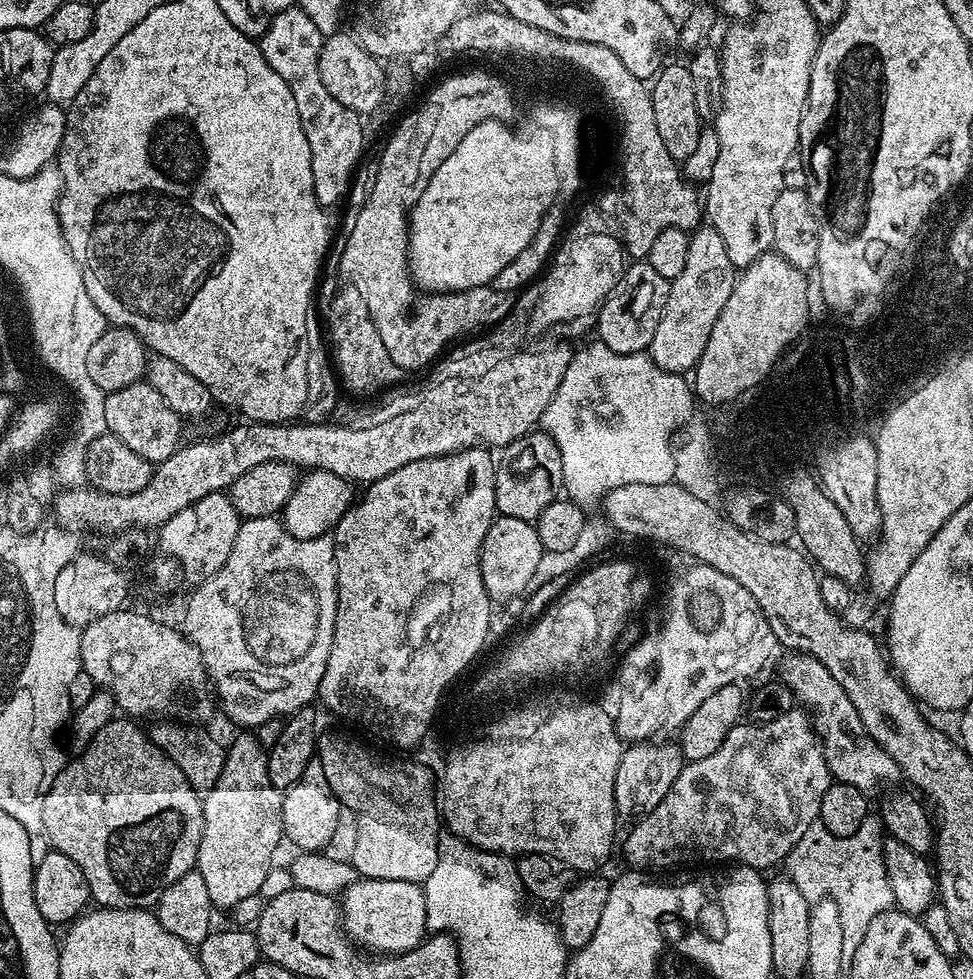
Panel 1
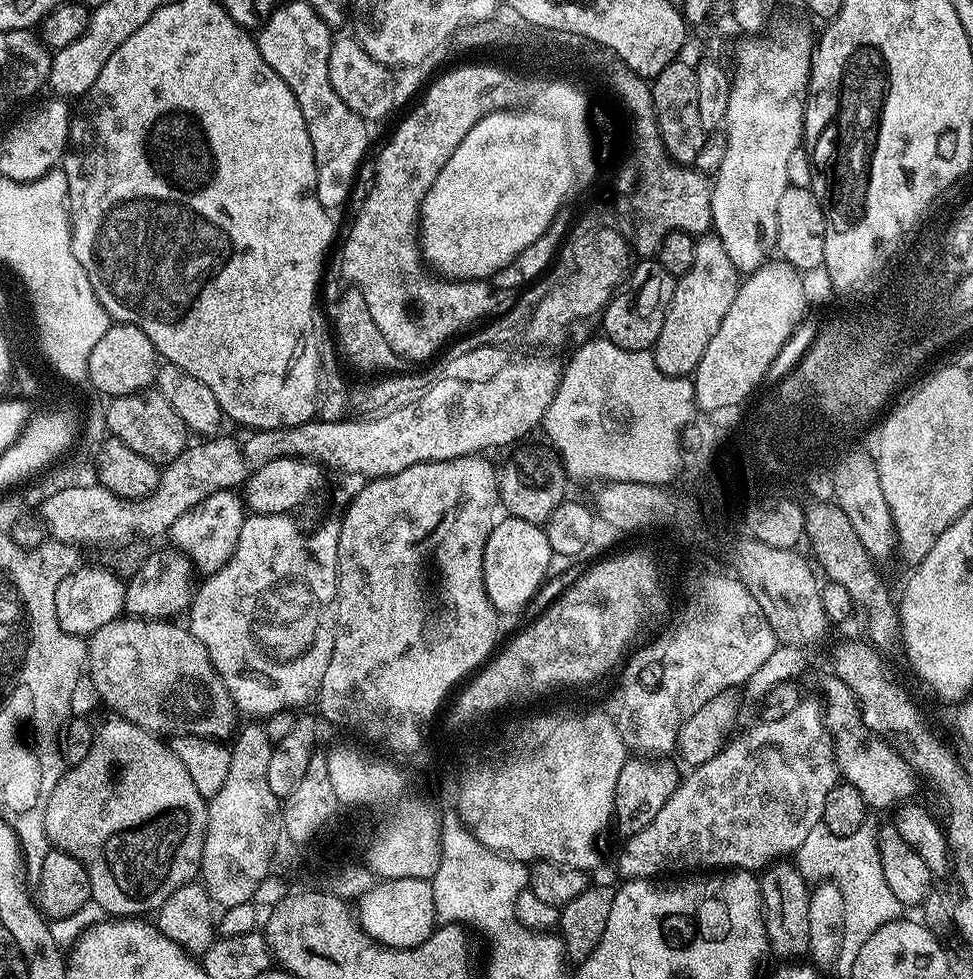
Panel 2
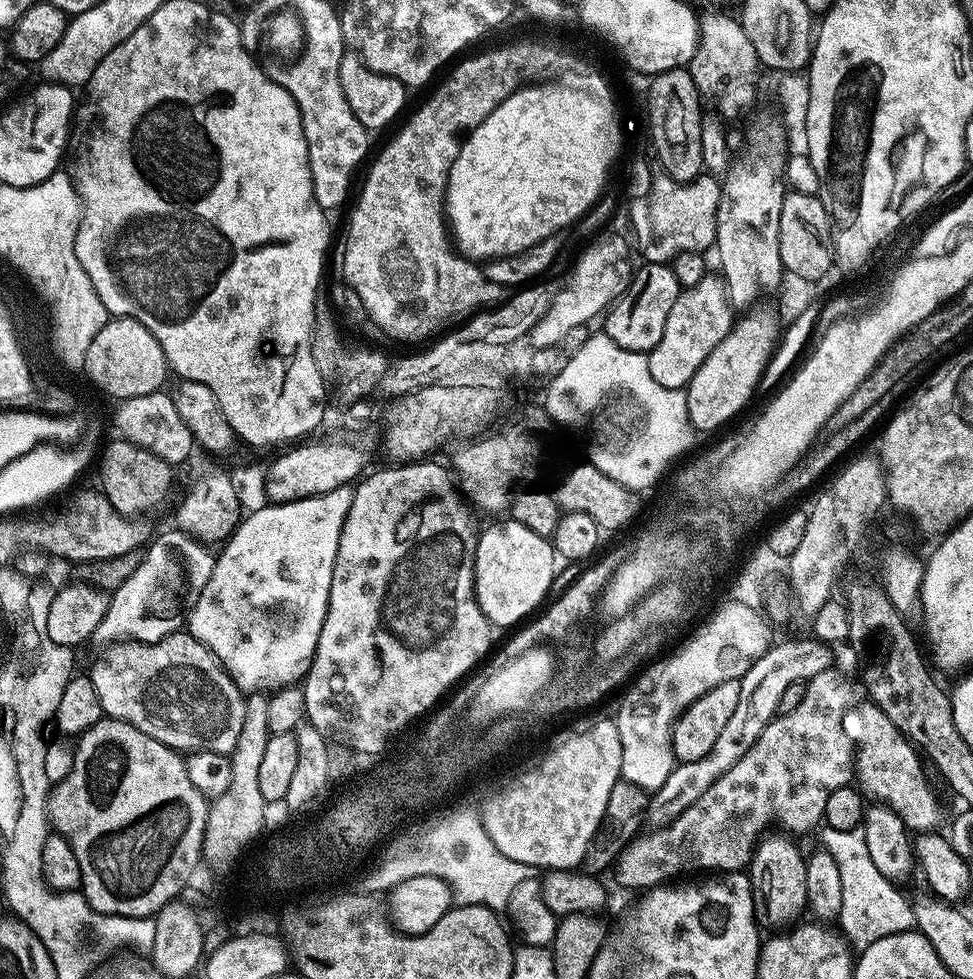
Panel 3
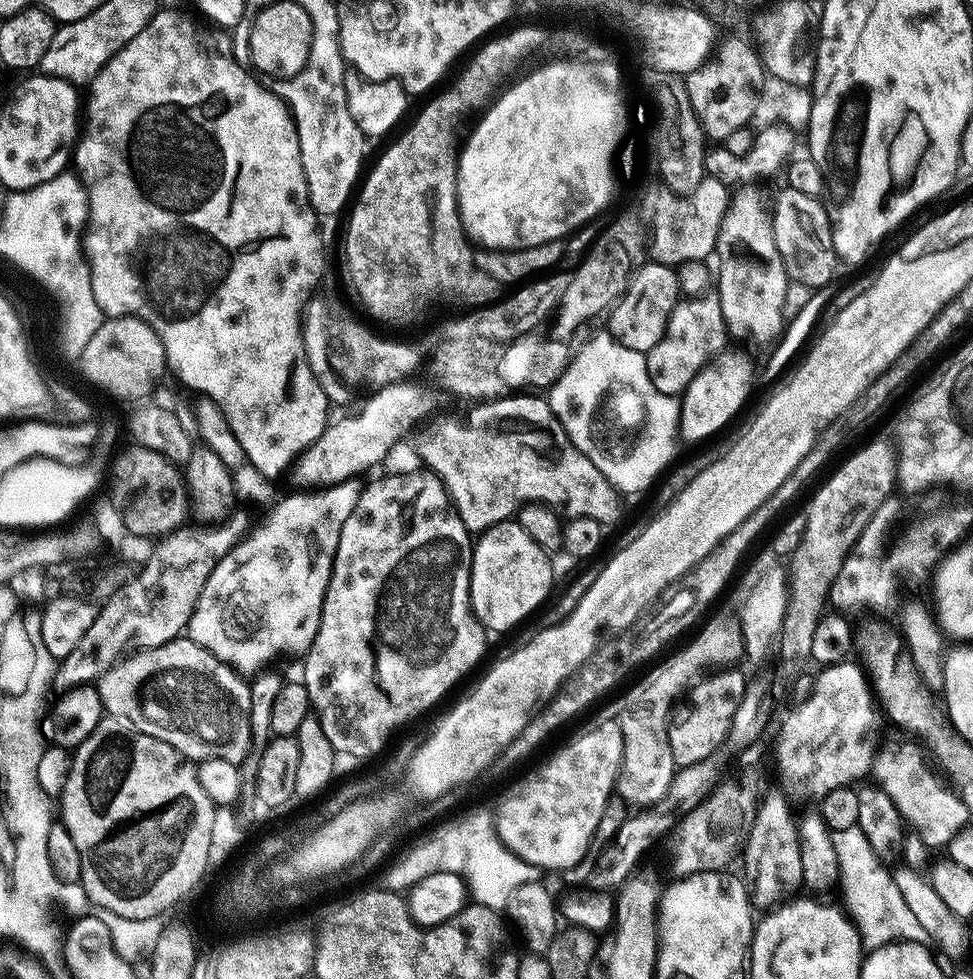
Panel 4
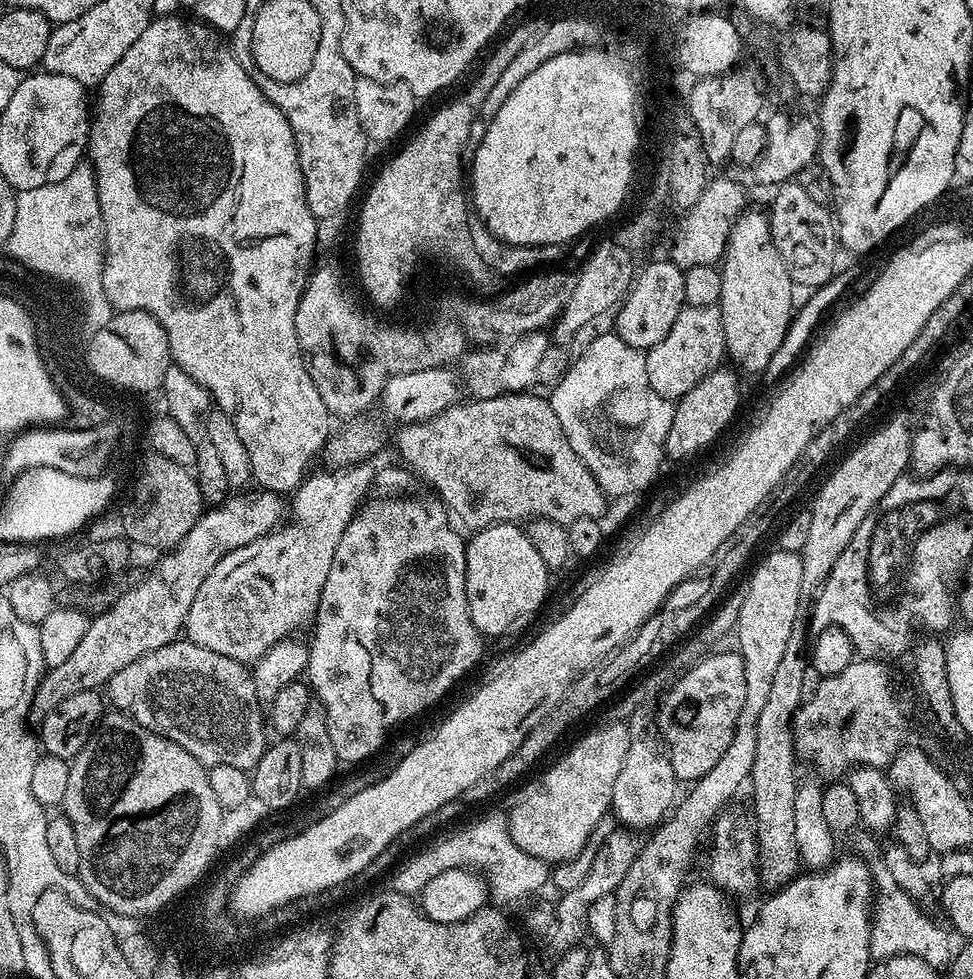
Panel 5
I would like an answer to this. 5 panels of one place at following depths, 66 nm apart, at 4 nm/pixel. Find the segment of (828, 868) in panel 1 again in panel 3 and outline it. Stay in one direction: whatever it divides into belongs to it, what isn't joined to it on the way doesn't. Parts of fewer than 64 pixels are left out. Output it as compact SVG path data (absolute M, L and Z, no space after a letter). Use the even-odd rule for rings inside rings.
M824 826L819 832L820 840L824 843L821 844L823 851L828 852L834 862L838 862L838 874L842 874L842 910L838 925L843 939L853 949L863 950L887 935L913 931L916 923L913 905L908 905L907 898L896 889L899 887L893 881L882 878L878 866L874 866L870 850L866 850L863 827L847 832Z

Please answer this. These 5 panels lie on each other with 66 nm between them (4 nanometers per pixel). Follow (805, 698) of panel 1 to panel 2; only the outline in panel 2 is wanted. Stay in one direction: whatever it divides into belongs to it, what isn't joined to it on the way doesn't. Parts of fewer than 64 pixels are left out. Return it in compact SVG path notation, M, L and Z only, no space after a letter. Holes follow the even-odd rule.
M829 680L826 723L836 745L836 764L841 777L858 789L869 809L895 809L911 801L912 791L916 788L916 780L918 781L917 773L885 737L879 736L864 725L864 719L860 717L860 705L856 703L856 695L852 693L852 688L841 680Z

